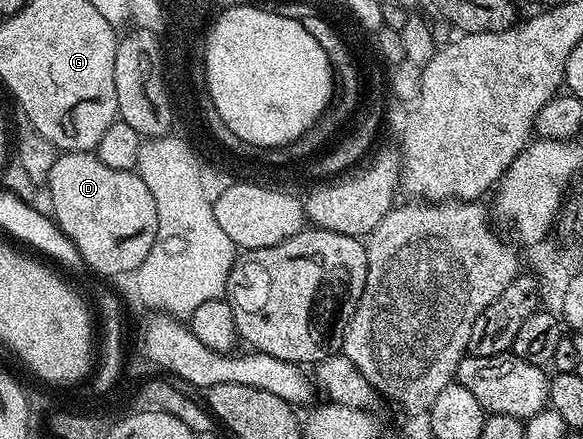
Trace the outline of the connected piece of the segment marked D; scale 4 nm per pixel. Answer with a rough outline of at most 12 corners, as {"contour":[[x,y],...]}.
{"contour":[[95,151],[57,155],[52,219],[100,276],[135,273],[154,194]]}

